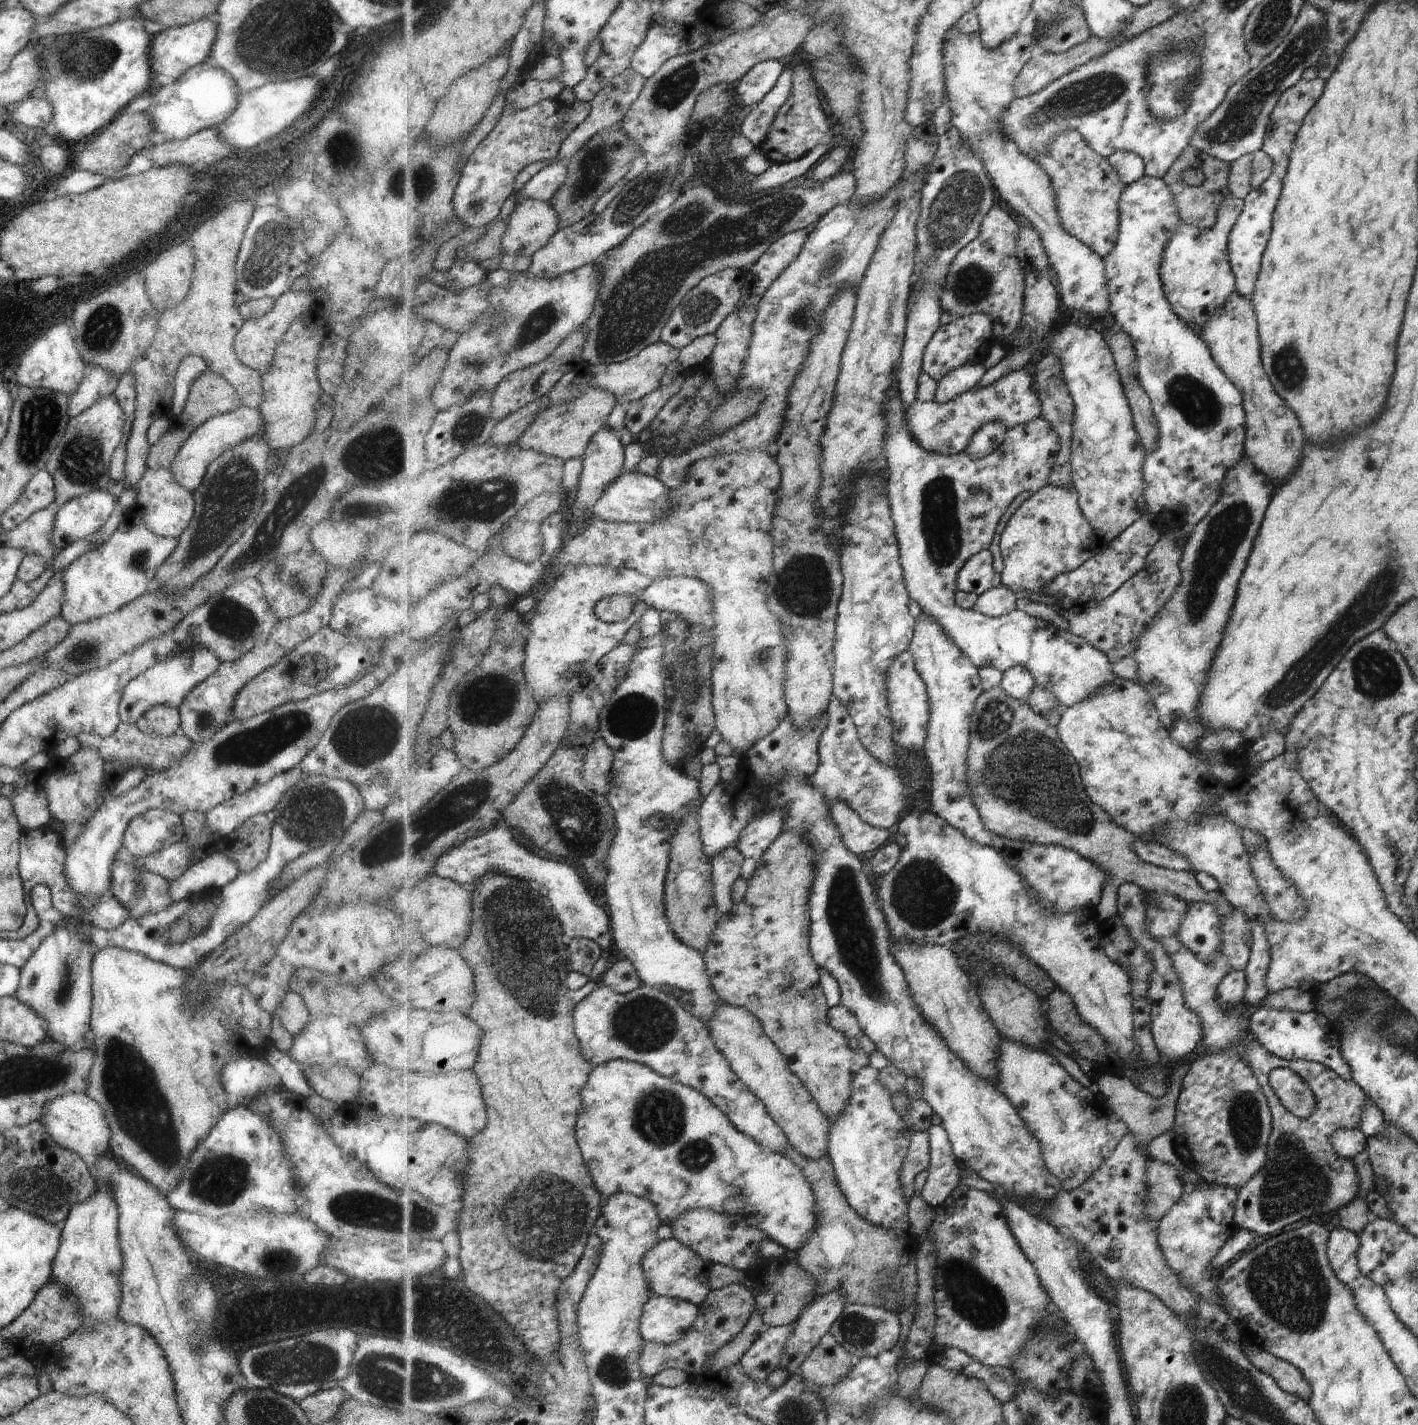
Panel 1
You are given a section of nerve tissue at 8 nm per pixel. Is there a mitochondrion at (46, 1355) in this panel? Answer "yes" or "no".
no

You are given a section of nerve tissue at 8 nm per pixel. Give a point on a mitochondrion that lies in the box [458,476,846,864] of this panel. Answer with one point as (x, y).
(579, 820)

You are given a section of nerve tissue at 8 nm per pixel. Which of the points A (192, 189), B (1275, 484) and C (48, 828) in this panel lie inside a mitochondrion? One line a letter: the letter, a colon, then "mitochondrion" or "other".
A: other
B: other
C: other

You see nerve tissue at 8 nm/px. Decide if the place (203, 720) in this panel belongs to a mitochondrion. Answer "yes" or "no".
yes

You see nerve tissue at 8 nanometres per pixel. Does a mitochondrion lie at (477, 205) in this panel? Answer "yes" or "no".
yes

